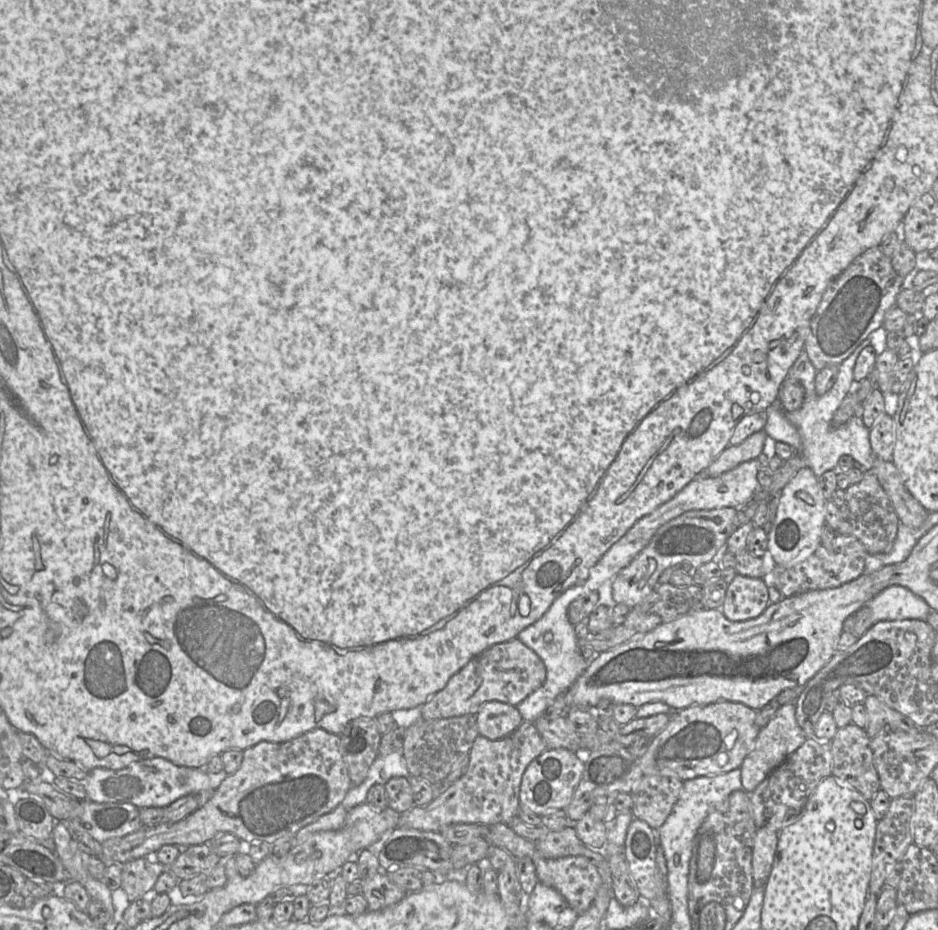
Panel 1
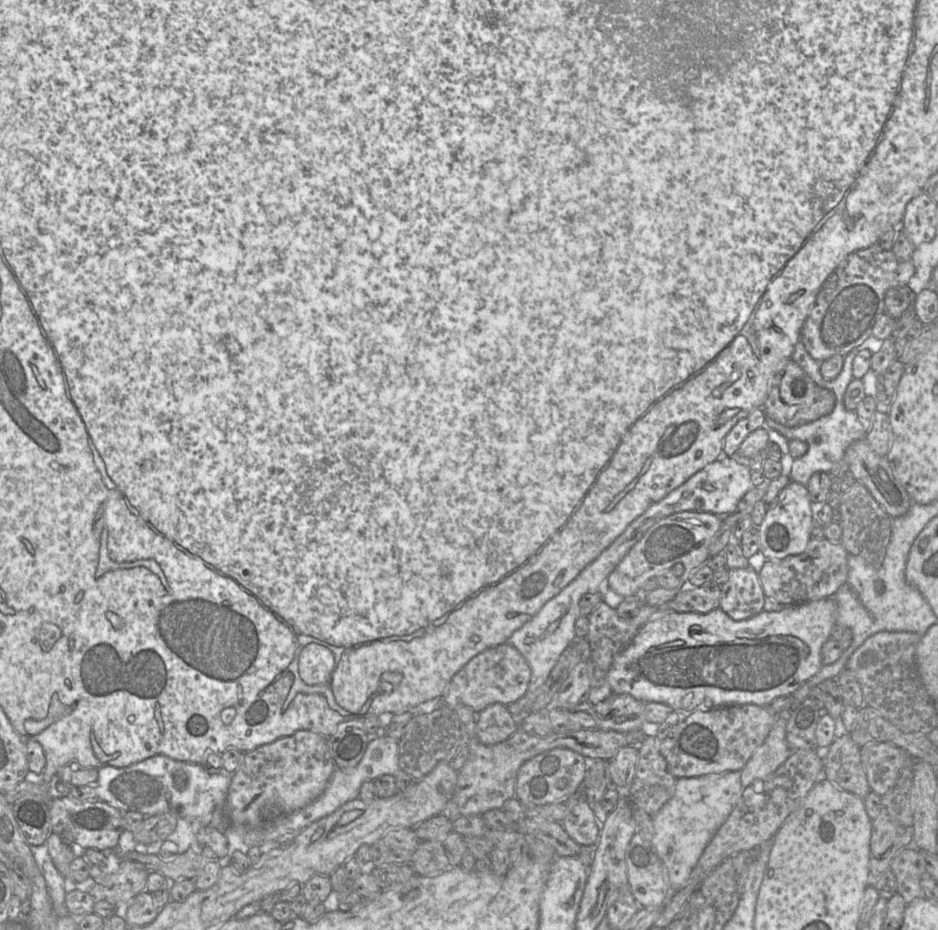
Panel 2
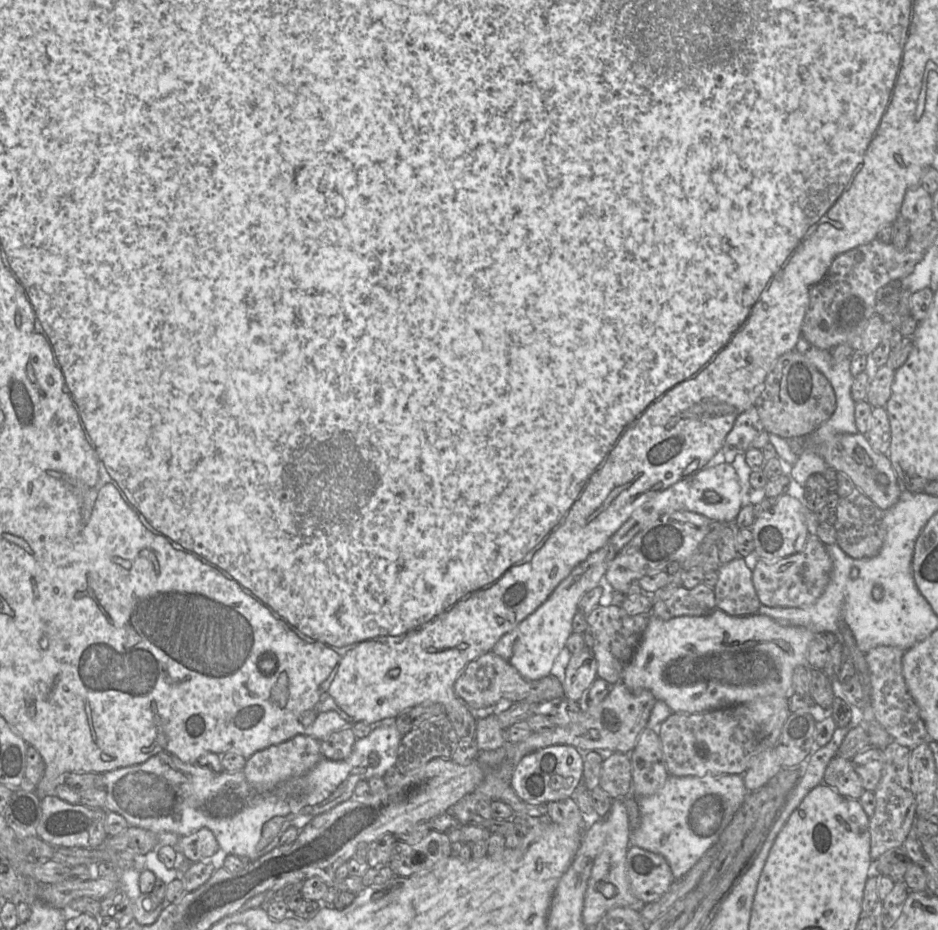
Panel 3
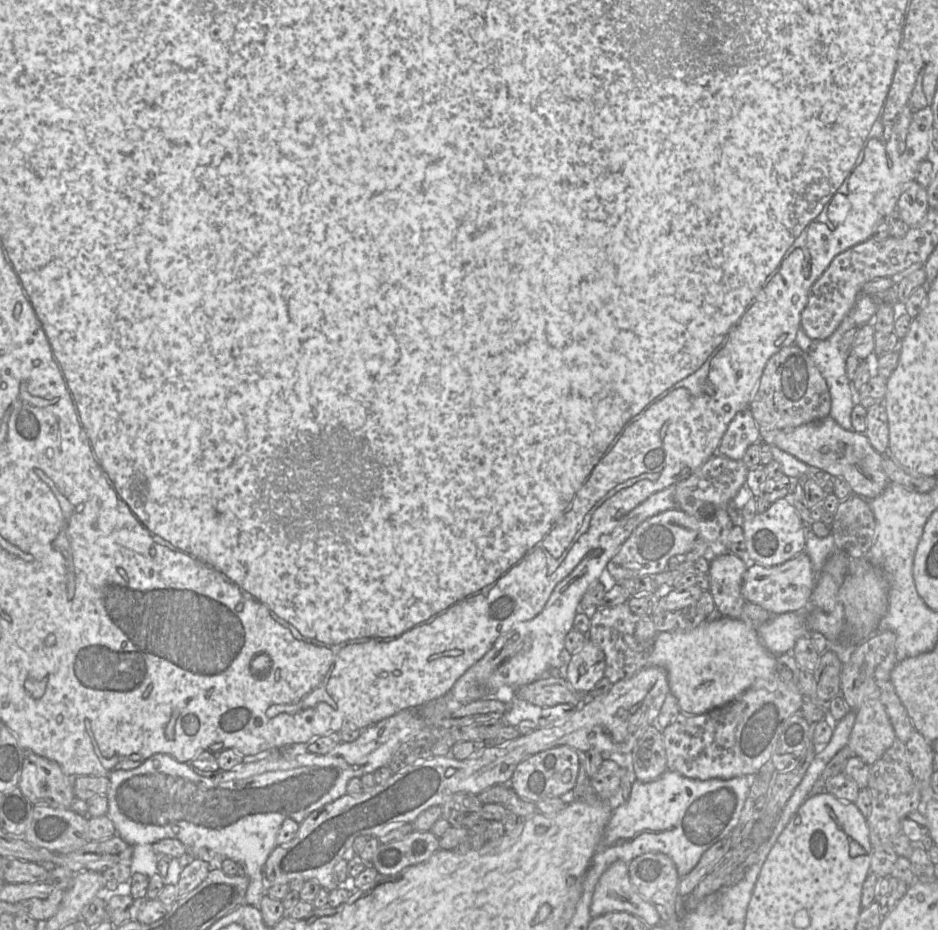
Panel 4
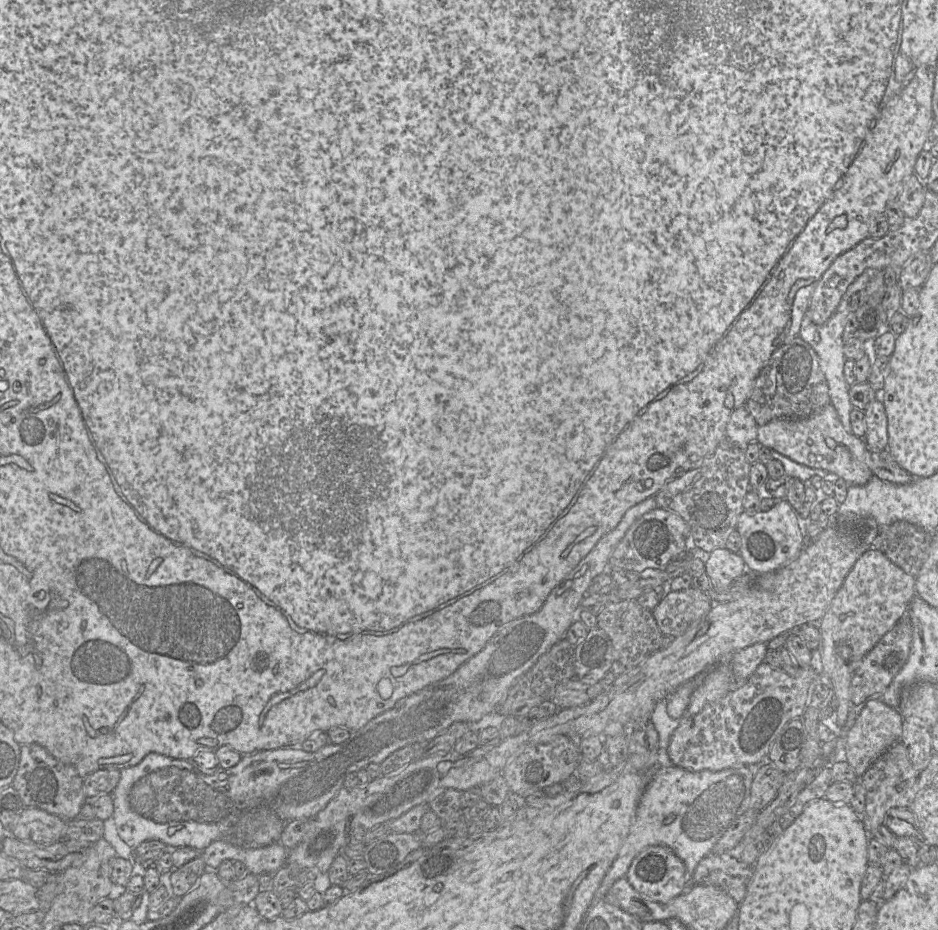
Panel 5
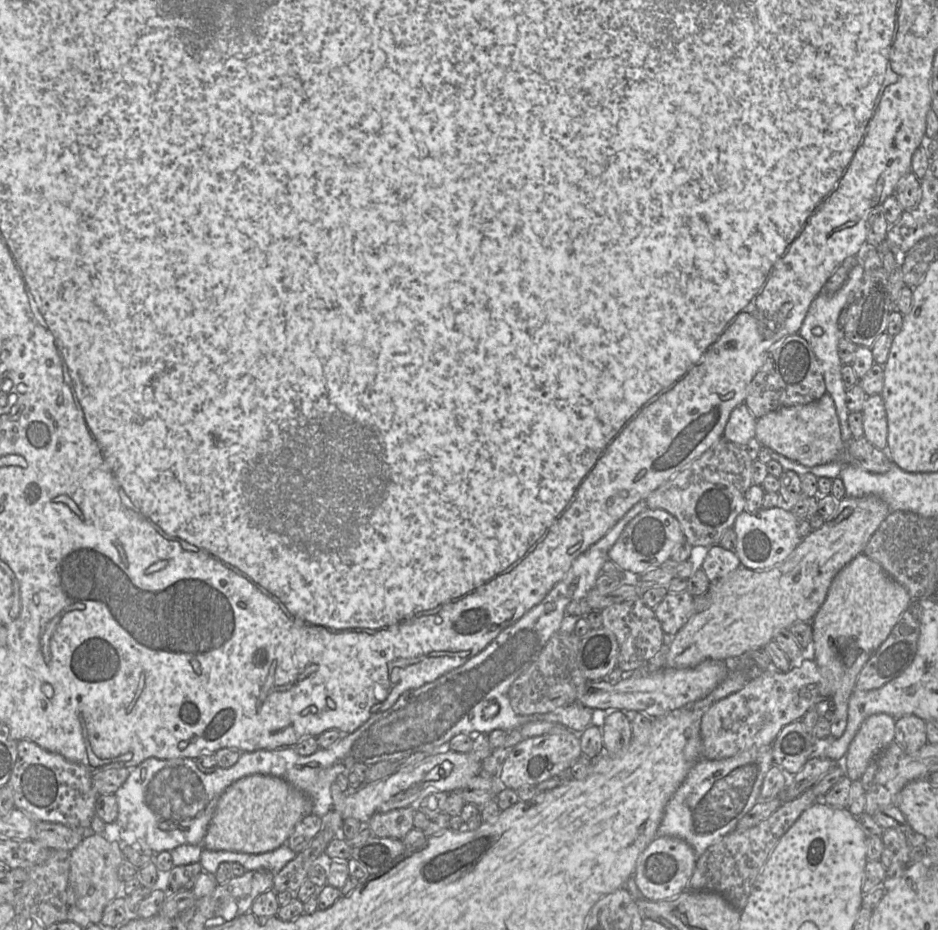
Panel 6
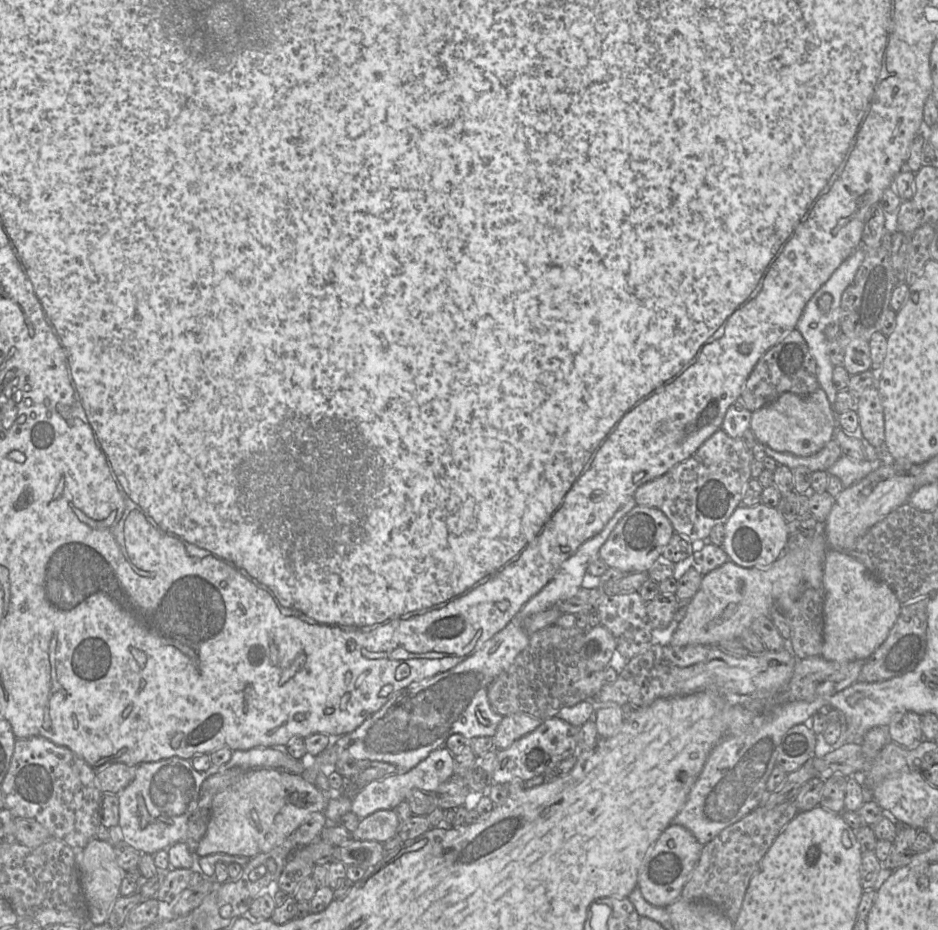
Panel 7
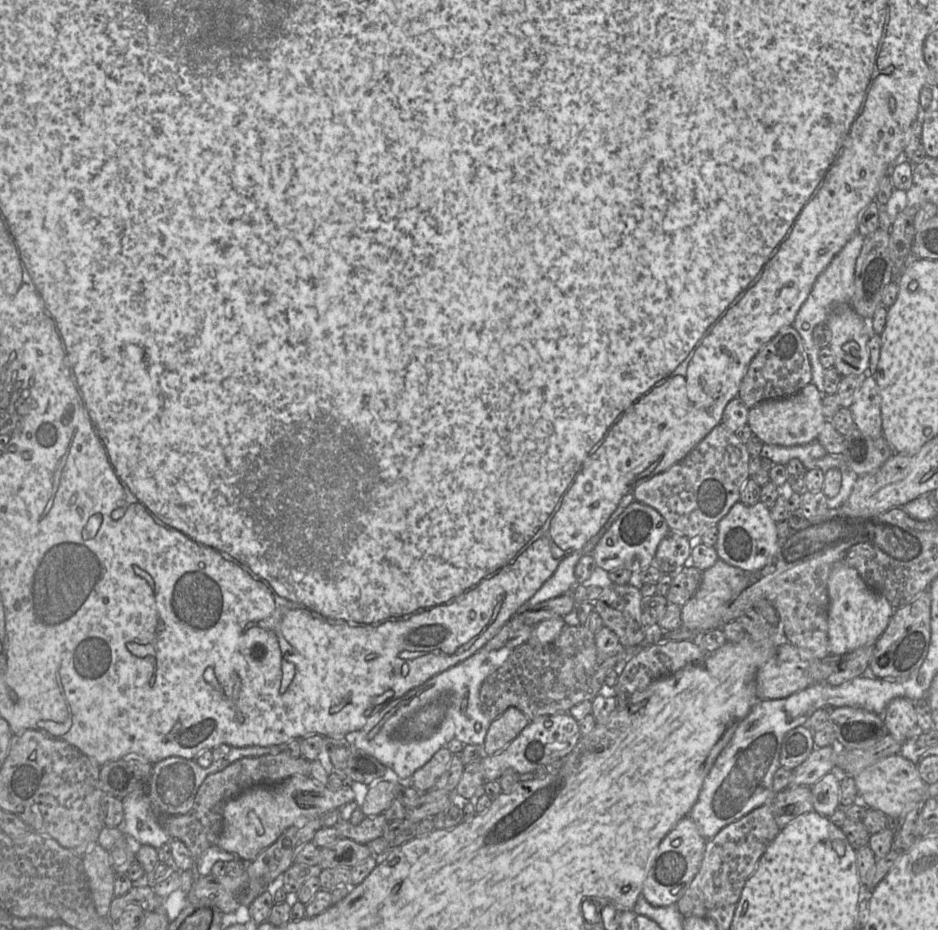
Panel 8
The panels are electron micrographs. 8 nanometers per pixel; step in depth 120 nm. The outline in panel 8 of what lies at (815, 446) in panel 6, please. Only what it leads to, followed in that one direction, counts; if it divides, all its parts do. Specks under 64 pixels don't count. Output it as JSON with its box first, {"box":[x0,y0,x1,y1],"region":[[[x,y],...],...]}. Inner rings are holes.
{"box":[748,383,823,447],"region":[[[813,383],[792,396],[761,402],[748,411],[748,425],[763,444],[784,447],[807,444],[817,439],[823,423],[822,395]]]}

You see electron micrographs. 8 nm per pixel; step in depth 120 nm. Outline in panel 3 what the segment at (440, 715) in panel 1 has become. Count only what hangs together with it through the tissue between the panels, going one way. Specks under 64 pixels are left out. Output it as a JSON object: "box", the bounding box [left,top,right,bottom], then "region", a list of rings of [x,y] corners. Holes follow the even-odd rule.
{"box":[454,651,564,710],"region":[[[493,651],[483,654],[465,667],[454,684],[454,691],[470,710],[495,707],[503,698],[512,702],[543,703],[564,696],[563,684],[554,675],[534,681],[525,679],[508,661]]]}

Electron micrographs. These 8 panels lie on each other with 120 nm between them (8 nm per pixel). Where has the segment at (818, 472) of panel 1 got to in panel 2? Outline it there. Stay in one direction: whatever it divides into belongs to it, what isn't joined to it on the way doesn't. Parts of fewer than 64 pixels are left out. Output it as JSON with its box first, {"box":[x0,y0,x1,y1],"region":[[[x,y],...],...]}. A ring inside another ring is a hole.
{"box":[767,335,884,486],"region":[[[870,335],[863,343],[855,347],[844,357],[842,370],[833,380],[825,380],[822,377],[820,372],[820,362],[810,356],[801,341],[795,345],[791,354],[791,360],[799,365],[818,386],[829,389],[834,393],[835,406],[830,414],[801,426],[786,427],[767,418],[767,429],[777,431],[788,441],[797,439],[807,443],[806,453],[793,460],[790,474],[790,479],[792,481],[796,481],[806,486],[813,473],[829,472],[835,463],[843,461],[846,449],[854,441],[865,438],[866,431],[858,419],[856,410],[849,411],[844,406],[844,395],[849,383],[854,379],[852,367],[855,356],[863,349],[868,349],[872,354],[878,352],[883,341],[884,340]]]}

